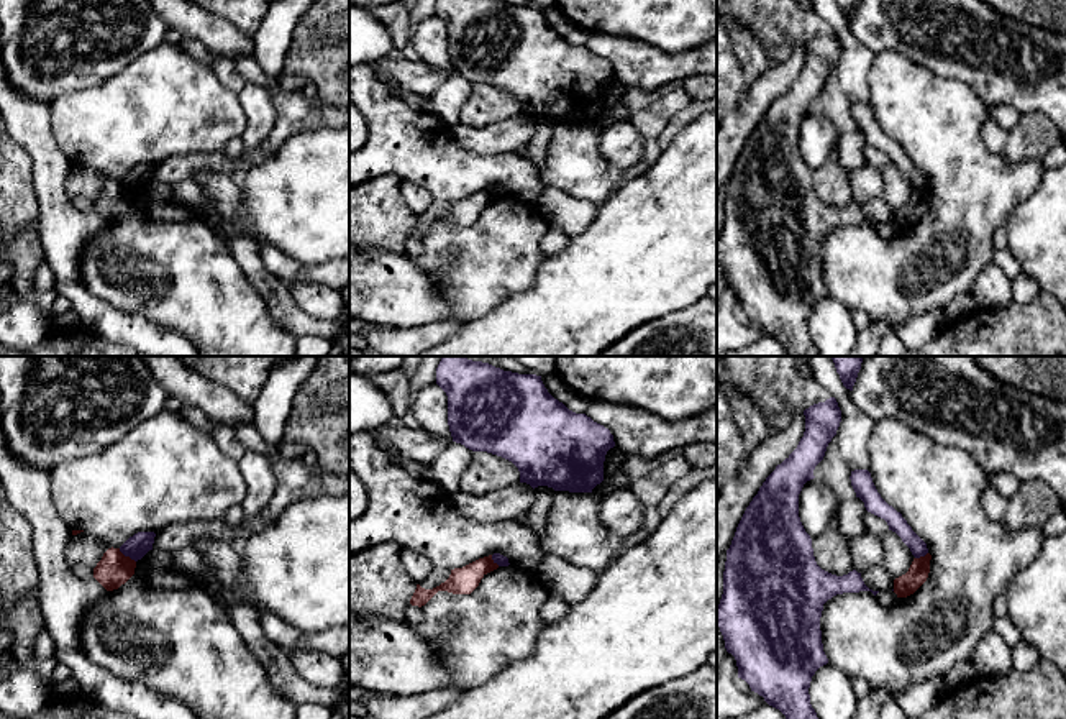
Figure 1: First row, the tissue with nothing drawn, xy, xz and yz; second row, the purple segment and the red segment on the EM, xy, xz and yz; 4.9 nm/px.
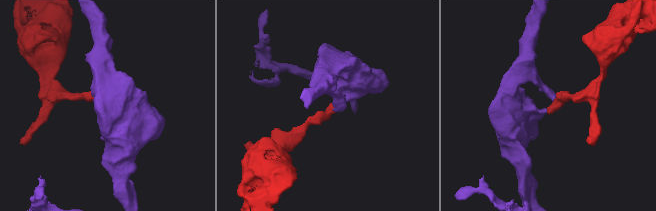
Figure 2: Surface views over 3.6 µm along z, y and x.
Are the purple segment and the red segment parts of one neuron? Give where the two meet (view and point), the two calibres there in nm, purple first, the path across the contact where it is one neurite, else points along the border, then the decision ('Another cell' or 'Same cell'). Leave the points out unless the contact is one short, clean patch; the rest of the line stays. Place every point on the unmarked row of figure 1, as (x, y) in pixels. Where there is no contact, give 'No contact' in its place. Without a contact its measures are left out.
Touches purple at xy (127, 187). Thickness 110 nm (purple) against 160 nm. Another cell

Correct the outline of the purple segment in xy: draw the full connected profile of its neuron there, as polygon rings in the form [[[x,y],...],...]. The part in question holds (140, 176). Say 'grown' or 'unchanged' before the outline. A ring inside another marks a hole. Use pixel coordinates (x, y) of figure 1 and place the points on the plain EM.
unchanged; [[[138,164],[120,179],[120,184],[138,194],[153,182],[154,169],[154,164]]]

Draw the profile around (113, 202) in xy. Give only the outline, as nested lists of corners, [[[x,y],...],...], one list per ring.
[[[108,181],[93,200],[93,210],[107,222],[113,223],[134,207],[136,194],[125,189],[120,181]]]

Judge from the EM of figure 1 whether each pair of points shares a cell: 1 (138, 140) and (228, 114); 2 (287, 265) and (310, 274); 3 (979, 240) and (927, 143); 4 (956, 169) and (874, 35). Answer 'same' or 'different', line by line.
1: same
2: same
3: same
4: different

